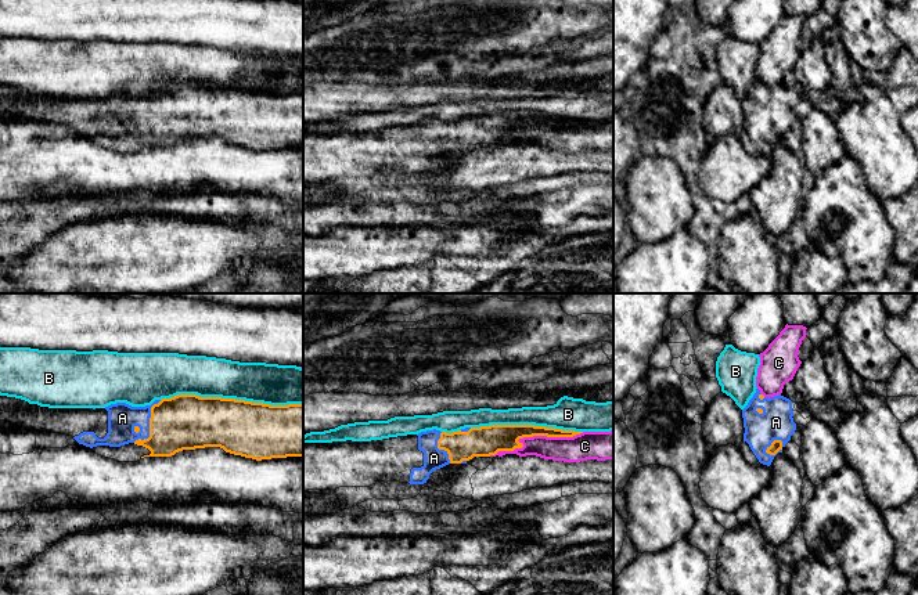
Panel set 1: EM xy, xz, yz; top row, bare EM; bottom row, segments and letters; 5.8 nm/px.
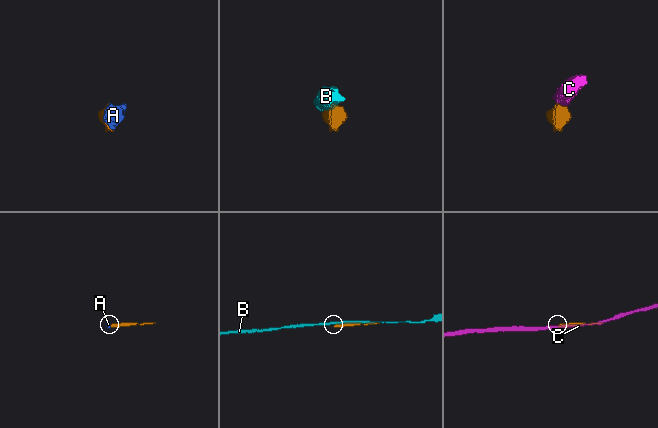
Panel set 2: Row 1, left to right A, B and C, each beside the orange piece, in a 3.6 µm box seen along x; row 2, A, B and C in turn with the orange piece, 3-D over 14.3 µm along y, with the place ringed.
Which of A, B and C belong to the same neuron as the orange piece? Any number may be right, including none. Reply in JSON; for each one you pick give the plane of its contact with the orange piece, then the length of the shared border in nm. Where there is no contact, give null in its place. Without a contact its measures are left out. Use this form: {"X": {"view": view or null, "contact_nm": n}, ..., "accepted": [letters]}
{"A": {"view": "xy", "contact_nm": 300}, "accepted": ["A"]}

